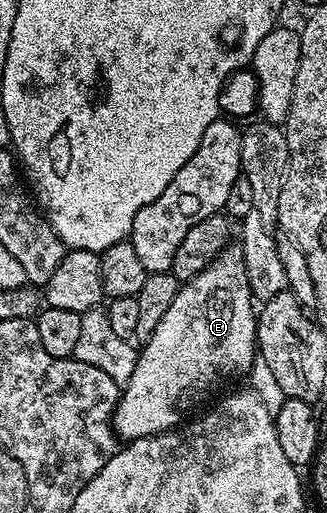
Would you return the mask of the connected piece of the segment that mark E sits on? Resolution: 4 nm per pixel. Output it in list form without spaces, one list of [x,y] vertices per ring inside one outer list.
[[[227,246],[219,252],[218,257],[211,262],[204,270],[200,270],[200,274],[196,274],[196,278],[185,281],[179,287],[176,298],[172,298],[172,306],[168,306],[168,314],[164,314],[164,318],[160,318],[156,330],[152,330],[152,334],[141,345],[138,353],[138,361],[136,362],[136,370],[132,370],[132,378],[121,389],[118,398],[118,408],[114,412],[114,435],[119,441],[129,442],[139,440],[140,438],[148,438],[149,436],[158,436],[161,432],[169,432],[183,423],[185,414],[189,408],[194,408],[202,400],[202,376],[206,380],[214,380],[217,376],[230,376],[233,372],[249,373],[254,367],[256,359],[256,337],[258,334],[258,317],[256,315],[256,301],[248,284],[248,274],[244,266],[244,258],[242,257],[242,249],[238,246]]]

